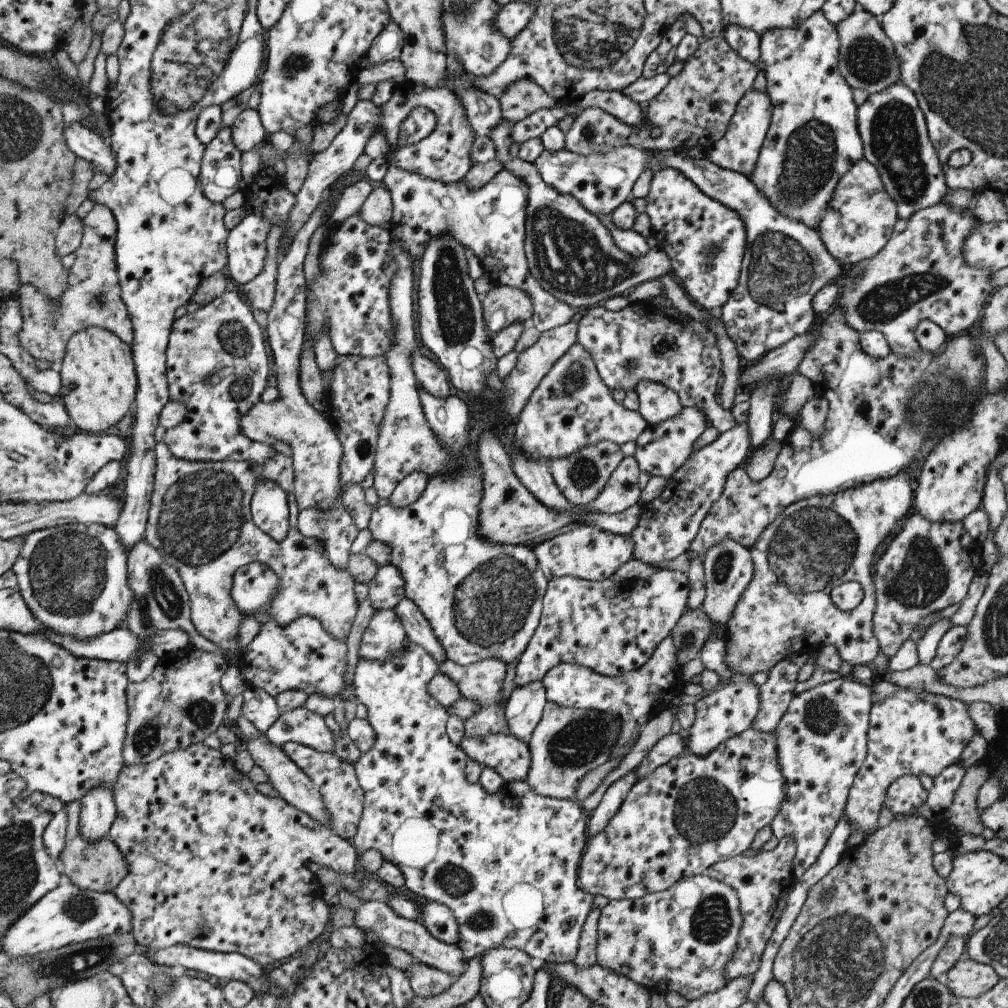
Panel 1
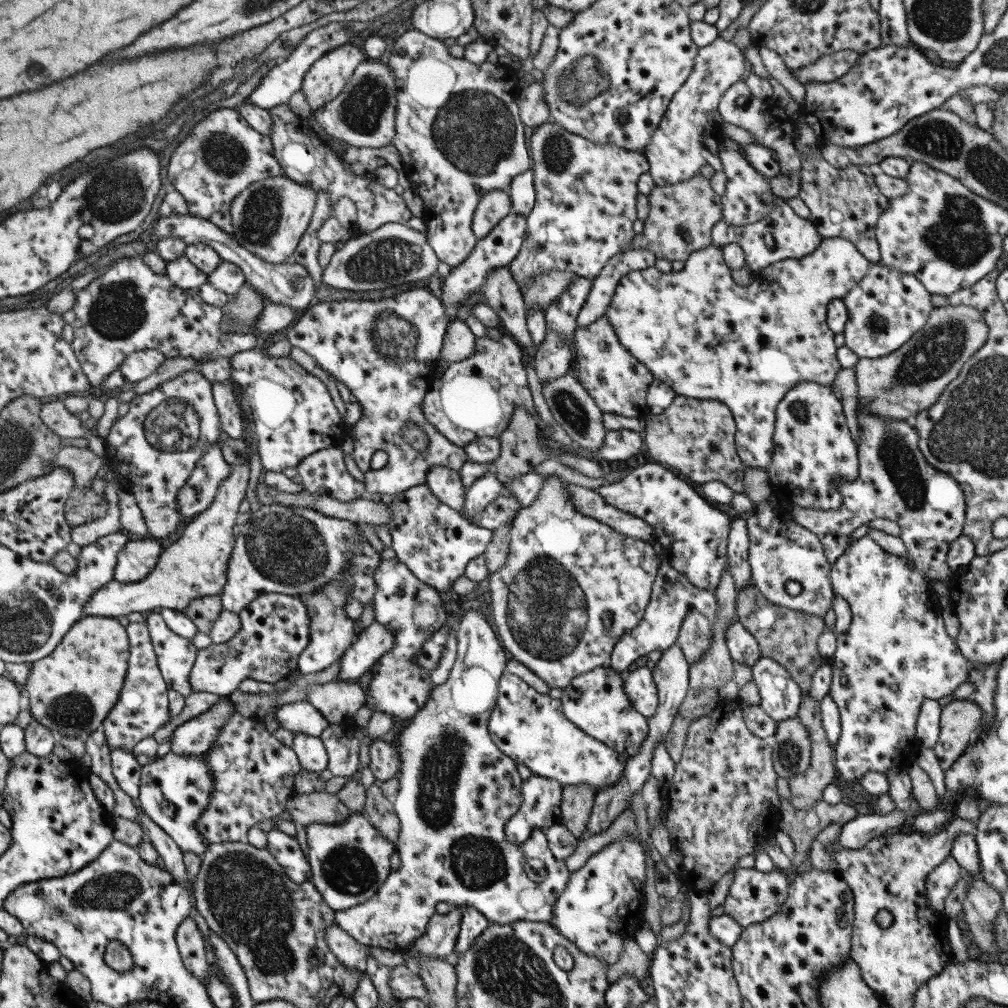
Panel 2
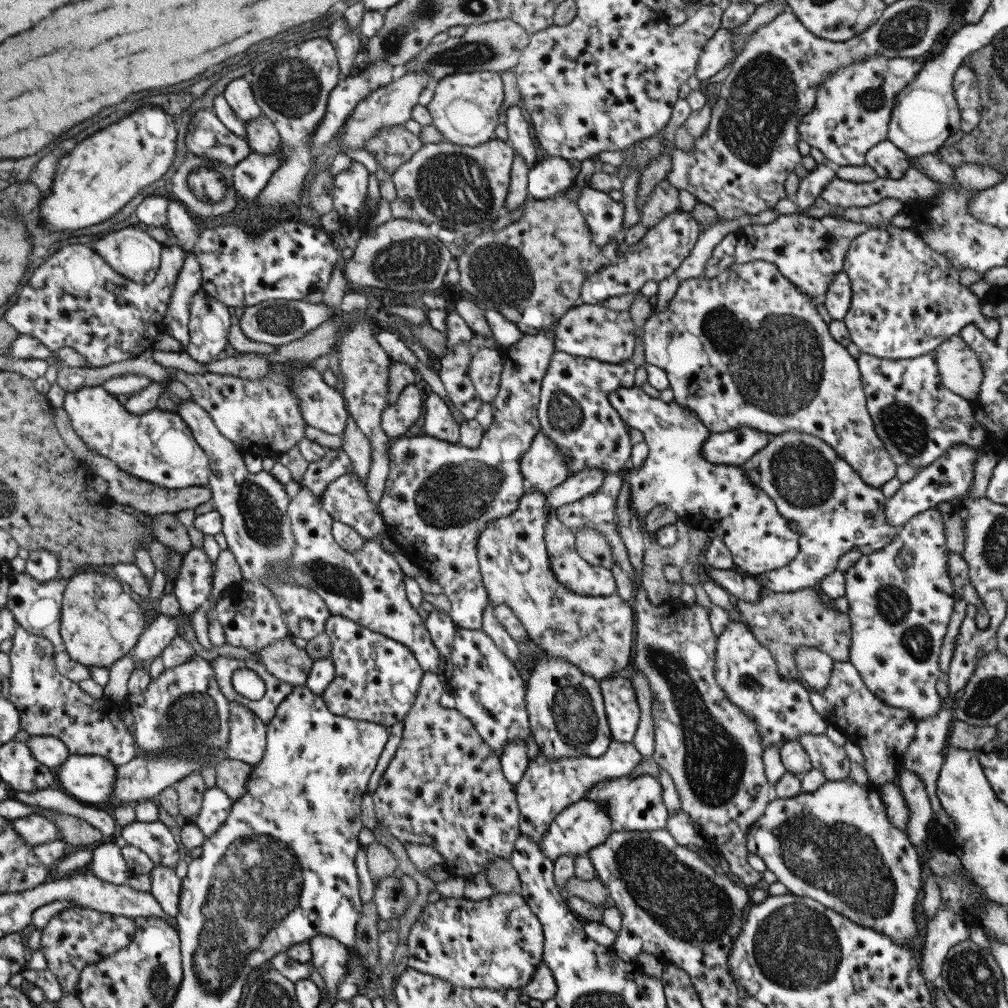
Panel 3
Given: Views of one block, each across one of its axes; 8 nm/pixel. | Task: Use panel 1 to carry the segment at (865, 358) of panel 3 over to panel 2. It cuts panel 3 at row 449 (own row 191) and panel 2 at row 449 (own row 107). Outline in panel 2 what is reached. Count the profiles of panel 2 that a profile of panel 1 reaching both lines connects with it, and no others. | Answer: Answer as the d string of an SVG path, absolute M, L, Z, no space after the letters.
M855 410L855 419L859 425L859 439L856 449L858 458L858 476L849 482L835 479L834 488L839 490L841 496L840 508L836 510L815 510L793 506L789 513L790 518L803 528L817 535L822 544L823 555L829 565L843 554L848 546L847 539L855 529L875 518L891 520L899 526L899 538L907 550L908 556L914 564L914 569L924 574L926 578L935 581L949 582L951 570L946 566L945 560L950 542L962 535L964 524L964 495L957 481L945 473L935 470L925 462L925 458L917 448L917 432L914 426L908 425L905 420L885 420L877 414Z

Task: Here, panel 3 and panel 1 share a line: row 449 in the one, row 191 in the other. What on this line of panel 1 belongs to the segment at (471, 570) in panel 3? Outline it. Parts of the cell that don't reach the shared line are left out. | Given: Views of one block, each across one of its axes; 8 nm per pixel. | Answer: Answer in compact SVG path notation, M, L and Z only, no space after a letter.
M375 130L371 134L371 138L365 142L363 146L363 154L367 154L369 158L382 158L387 162L387 170L382 178L383 184L387 192L389 192L392 202L391 220L387 225L391 240L395 240L399 244L399 248L403 248L403 252L407 252L407 256L411 256L411 262L421 258L425 244L433 238L439 236L441 232L449 234L453 240L457 240L463 248L471 253L479 261L481 268L487 278L495 285L507 285L511 288L521 289L525 292L531 302L533 302L533 310L531 313L530 324L533 324L537 330L542 333L549 329L561 326L569 322L575 313L573 307L561 302L545 292L537 280L531 276L527 266L527 260L524 256L524 227L525 227L525 208L527 202L527 186L523 184L523 180L515 178L507 169L501 169L493 178L486 181L478 182L469 190L467 180L459 180L453 183L443 183L439 180L425 179L419 174L407 172L401 168L397 168L395 164L389 164L391 160L391 148L387 144L387 138L383 136L381 130Z

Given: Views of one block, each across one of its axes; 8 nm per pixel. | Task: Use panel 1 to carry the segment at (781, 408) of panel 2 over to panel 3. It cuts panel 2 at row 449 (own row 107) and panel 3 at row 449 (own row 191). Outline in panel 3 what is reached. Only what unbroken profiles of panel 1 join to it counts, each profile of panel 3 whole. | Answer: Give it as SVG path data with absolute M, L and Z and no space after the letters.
M797 430L772 435L767 444L751 455L742 466L745 476L773 502L779 515L787 522L797 523L795 532L798 536L798 554L791 563L782 568L757 574L755 578L763 588L771 589L773 592L816 588L825 575L836 569L841 555L852 548L858 549L862 555L876 552L889 544L899 530L885 523L883 510L886 498L882 490L864 484L855 469L851 468L847 461L839 458L833 448L819 437Z

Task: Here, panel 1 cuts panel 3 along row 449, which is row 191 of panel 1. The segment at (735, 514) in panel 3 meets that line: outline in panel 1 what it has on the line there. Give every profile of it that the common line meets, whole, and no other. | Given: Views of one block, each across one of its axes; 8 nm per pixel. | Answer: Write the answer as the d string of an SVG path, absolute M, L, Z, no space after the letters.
M671 168L655 172L644 199L644 213L651 226L649 234L669 258L670 270L685 294L703 310L723 306L737 286L745 252L741 216L705 196L686 176Z

